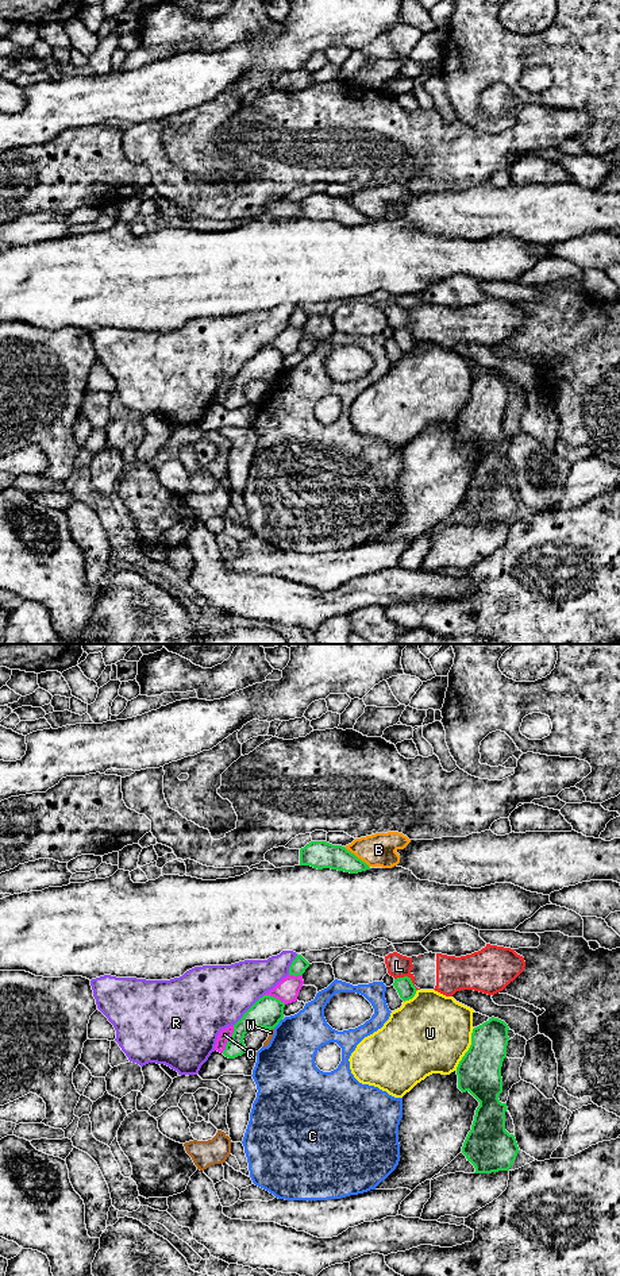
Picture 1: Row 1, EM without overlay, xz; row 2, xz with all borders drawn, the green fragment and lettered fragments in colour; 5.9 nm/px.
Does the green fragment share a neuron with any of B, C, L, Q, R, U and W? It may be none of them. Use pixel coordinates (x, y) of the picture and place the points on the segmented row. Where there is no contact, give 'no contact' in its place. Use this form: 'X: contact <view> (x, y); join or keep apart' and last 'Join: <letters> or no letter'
B: contact xz (355, 856); keep apart
C: contact xz (277, 1024); keep apart
L: contact xz (408, 978); keep apart
Q: contact xz (230, 1039); keep apart
R: contact xz (247, 1010); keep apart
U: contact xz (469, 1049); keep apart
W: contact xz (270, 1029); keep apart
Join: no letter

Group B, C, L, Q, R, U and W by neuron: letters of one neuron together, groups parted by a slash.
B / C / L / Q / R / U / W

